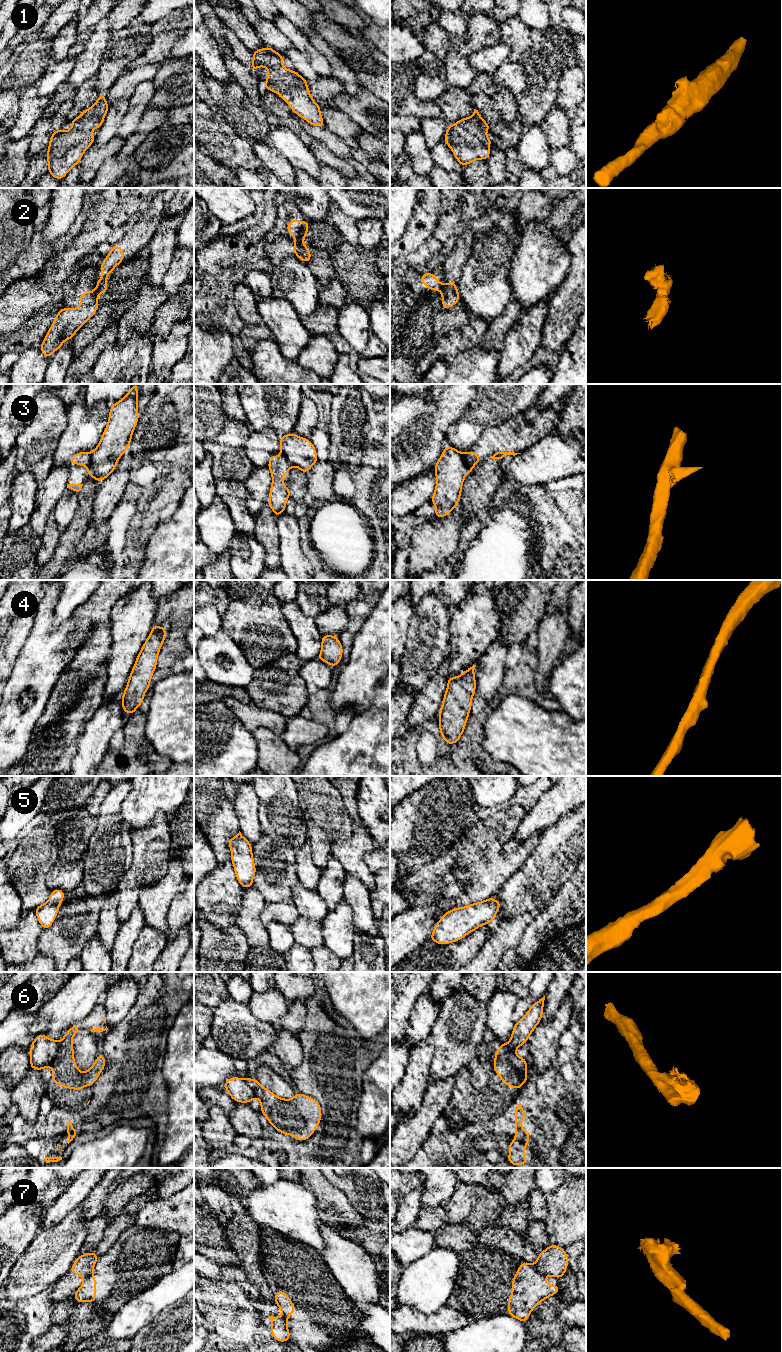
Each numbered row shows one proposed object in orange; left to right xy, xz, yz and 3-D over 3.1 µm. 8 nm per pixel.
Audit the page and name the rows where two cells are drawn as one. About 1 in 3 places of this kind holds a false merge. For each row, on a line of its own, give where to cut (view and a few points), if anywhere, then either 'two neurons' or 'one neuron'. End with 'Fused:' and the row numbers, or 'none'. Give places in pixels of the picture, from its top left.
1: no cut | one neuron
2: xy (97, 282), (106, 286) | two neurons
3: xy (91, 453), (91, 462), (87, 472) | two neurons
4: no cut | one neuron
5: no cut | one neuron
6: xy (59, 1042), (57, 1053), (49, 1064) | two neurons
7: yz (534, 1264), (536, 1269), (545, 1275) | two neurons
Fused: 2, 3, 6, 7

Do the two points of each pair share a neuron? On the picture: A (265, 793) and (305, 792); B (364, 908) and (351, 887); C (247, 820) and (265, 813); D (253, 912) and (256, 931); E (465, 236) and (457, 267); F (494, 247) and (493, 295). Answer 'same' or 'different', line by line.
A: different
B: same
C: different
D: same
E: same
F: same

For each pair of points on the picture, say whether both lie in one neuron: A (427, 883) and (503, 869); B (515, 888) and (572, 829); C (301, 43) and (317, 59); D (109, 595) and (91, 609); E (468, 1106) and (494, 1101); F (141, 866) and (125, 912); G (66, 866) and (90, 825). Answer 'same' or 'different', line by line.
A: same
B: same
C: same
D: same
E: same
F: same
G: same

